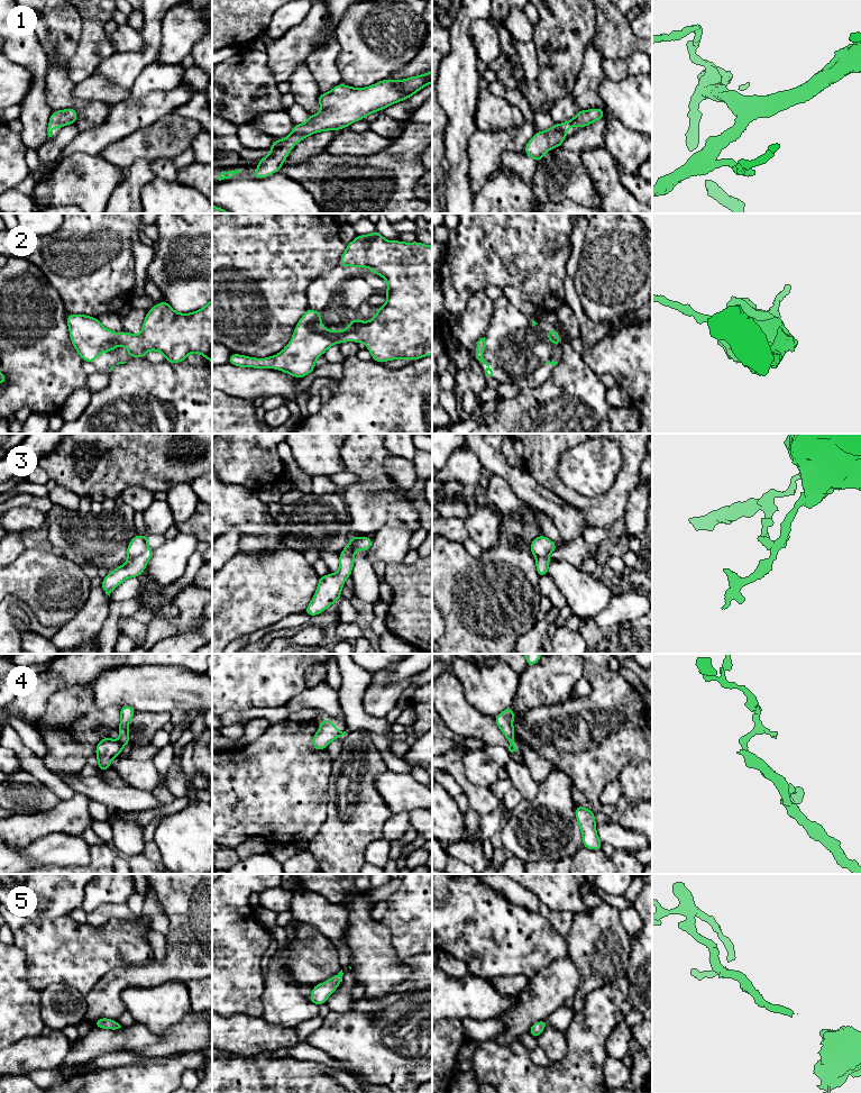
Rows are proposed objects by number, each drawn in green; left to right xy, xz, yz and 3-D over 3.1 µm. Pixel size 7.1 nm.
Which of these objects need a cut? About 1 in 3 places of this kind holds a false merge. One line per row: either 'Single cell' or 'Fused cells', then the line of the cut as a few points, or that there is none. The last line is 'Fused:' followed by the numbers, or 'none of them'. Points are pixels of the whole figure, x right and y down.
1: Single cell. No split
2: Single cell. No split
3: Fused cells. Split along xy (147, 547), (139, 554), (128, 558)
4: Fused cells. Split along yz (510, 744), (513, 745)
5: Single cell. No split
Fused: 3, 4

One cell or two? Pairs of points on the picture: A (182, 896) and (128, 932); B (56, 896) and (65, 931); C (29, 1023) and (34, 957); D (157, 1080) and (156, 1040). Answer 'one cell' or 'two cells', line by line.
A: two cells
B: two cells
C: two cells
D: two cells

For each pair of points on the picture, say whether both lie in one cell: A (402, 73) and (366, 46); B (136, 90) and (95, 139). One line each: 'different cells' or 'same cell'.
A: different cells
B: different cells

